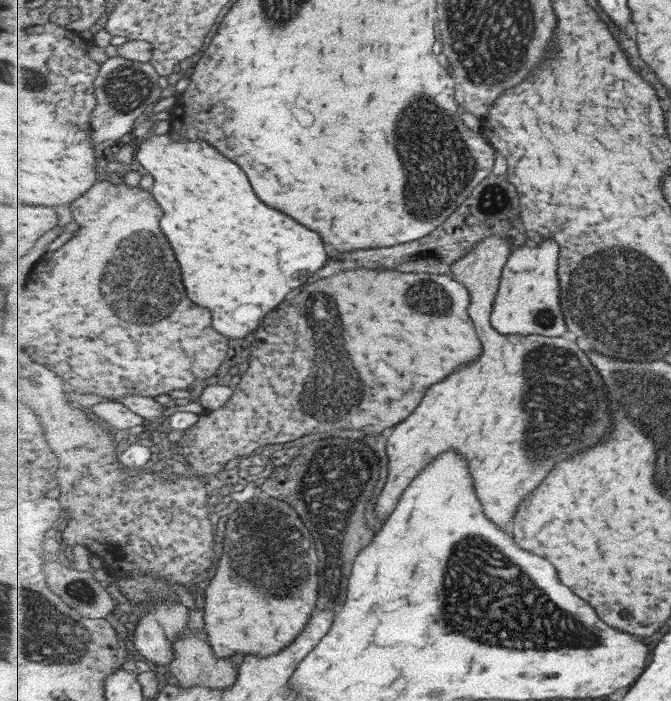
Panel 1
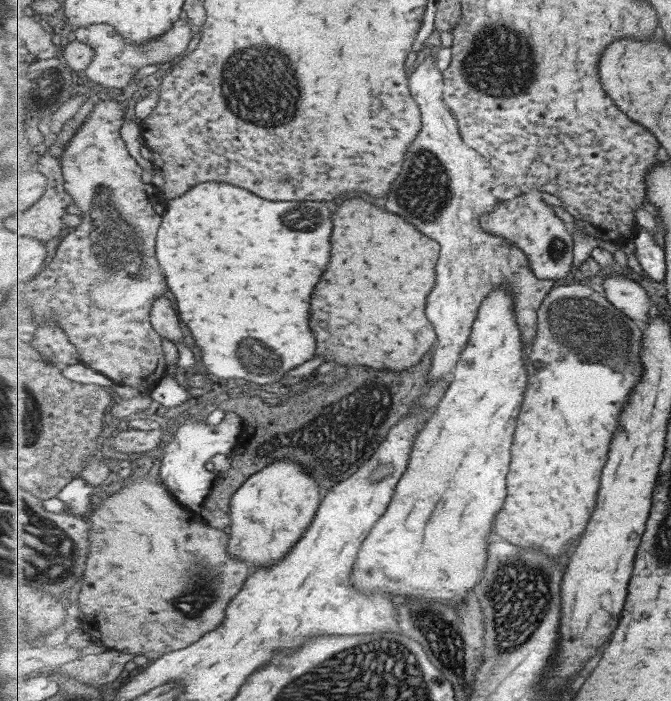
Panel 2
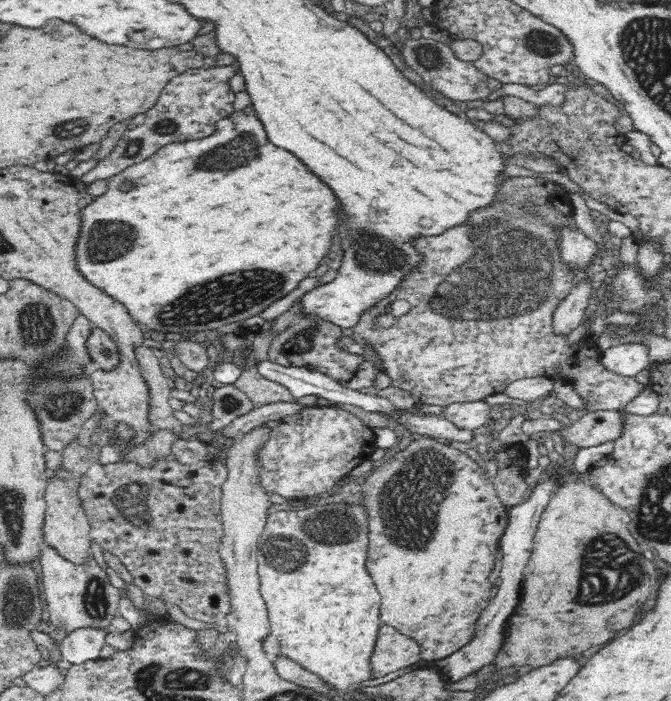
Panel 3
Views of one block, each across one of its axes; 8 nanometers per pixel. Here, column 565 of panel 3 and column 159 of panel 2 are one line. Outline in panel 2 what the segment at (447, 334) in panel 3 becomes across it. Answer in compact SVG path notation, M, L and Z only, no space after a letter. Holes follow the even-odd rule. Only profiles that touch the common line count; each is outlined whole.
M100 91L99 100L93 104L89 117L69 141L60 158L65 189L83 211L83 221L55 242L47 269L27 284L27 288L16 293L31 308L28 325L31 330L53 316L89 368L108 376L117 384L152 390L159 378L166 375L163 338L155 326L151 326L151 308L155 308L157 298L169 292L163 268L157 260L157 232L168 210L167 197L162 189L157 190L143 182L143 168L129 154L127 144L121 138L121 128L125 122L123 102L119 104L119 100L113 100L112 96L103 97Z

